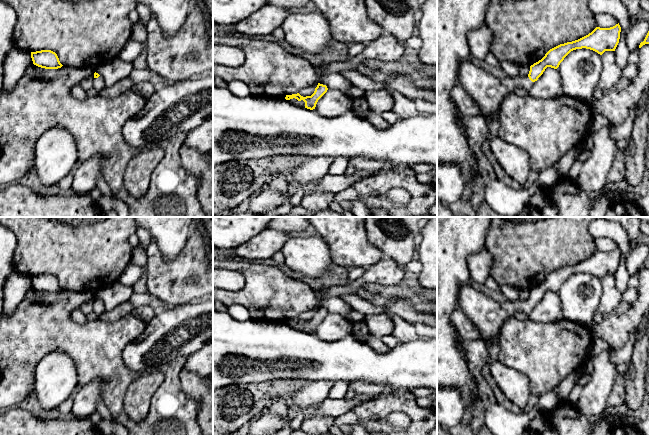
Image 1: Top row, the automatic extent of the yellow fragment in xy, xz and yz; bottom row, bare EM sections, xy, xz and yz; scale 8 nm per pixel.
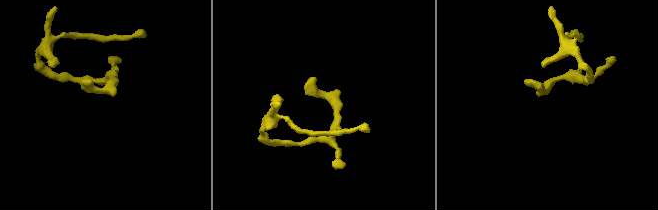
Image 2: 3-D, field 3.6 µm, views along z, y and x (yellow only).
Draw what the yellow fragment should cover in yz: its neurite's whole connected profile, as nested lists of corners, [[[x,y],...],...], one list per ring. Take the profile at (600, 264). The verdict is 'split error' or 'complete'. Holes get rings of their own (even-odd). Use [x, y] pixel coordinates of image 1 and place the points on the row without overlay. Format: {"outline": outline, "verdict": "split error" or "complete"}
{"outline": [[[596,251],[588,259],[550,273],[545,280],[530,290],[526,301],[496,302],[490,296],[477,291],[471,284],[459,289],[459,307],[475,324],[483,341],[491,342],[498,337],[504,321],[517,311],[529,313],[547,291],[557,293],[564,282],[573,274],[590,273],[602,279],[605,275],[615,275],[620,263],[621,251]]], "verdict": "split error"}

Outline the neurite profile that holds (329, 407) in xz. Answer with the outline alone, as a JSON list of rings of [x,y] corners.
[[[356,394],[350,400],[346,400],[345,398],[339,400],[327,398],[323,402],[321,402],[319,406],[316,409],[314,409],[311,414],[317,416],[331,416],[335,419],[352,411],[352,408],[358,403],[368,401],[371,399],[376,399],[378,396],[379,394]]]

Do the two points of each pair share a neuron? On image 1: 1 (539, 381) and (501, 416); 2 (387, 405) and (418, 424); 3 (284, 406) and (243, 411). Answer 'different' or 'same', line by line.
1: different
2: same
3: different

